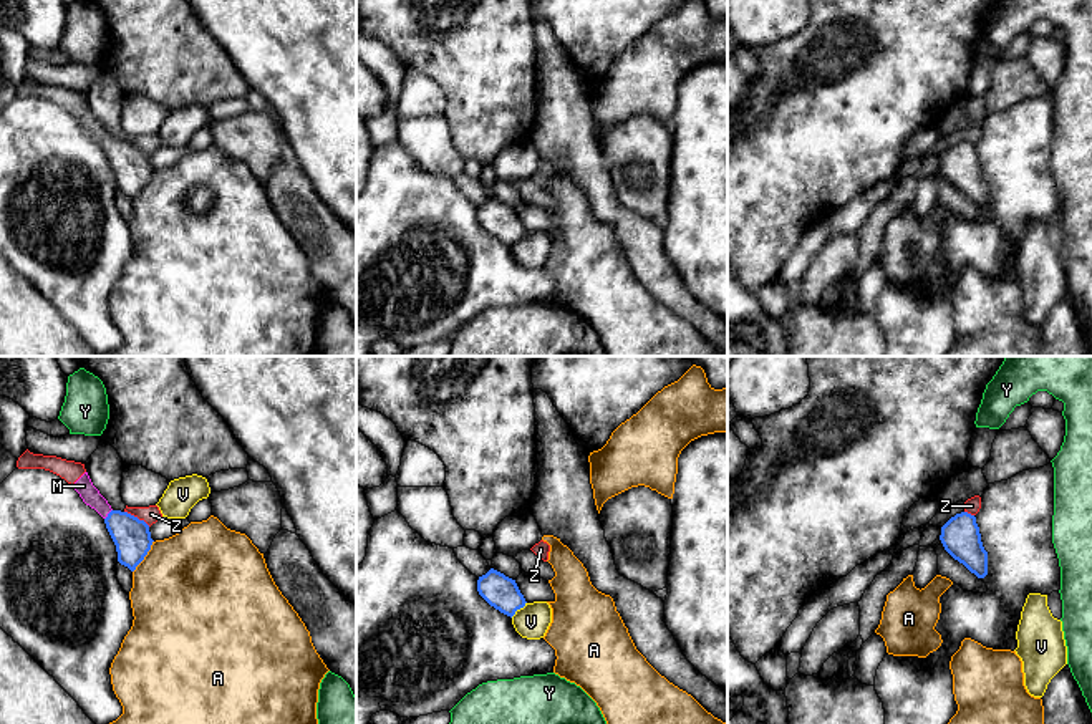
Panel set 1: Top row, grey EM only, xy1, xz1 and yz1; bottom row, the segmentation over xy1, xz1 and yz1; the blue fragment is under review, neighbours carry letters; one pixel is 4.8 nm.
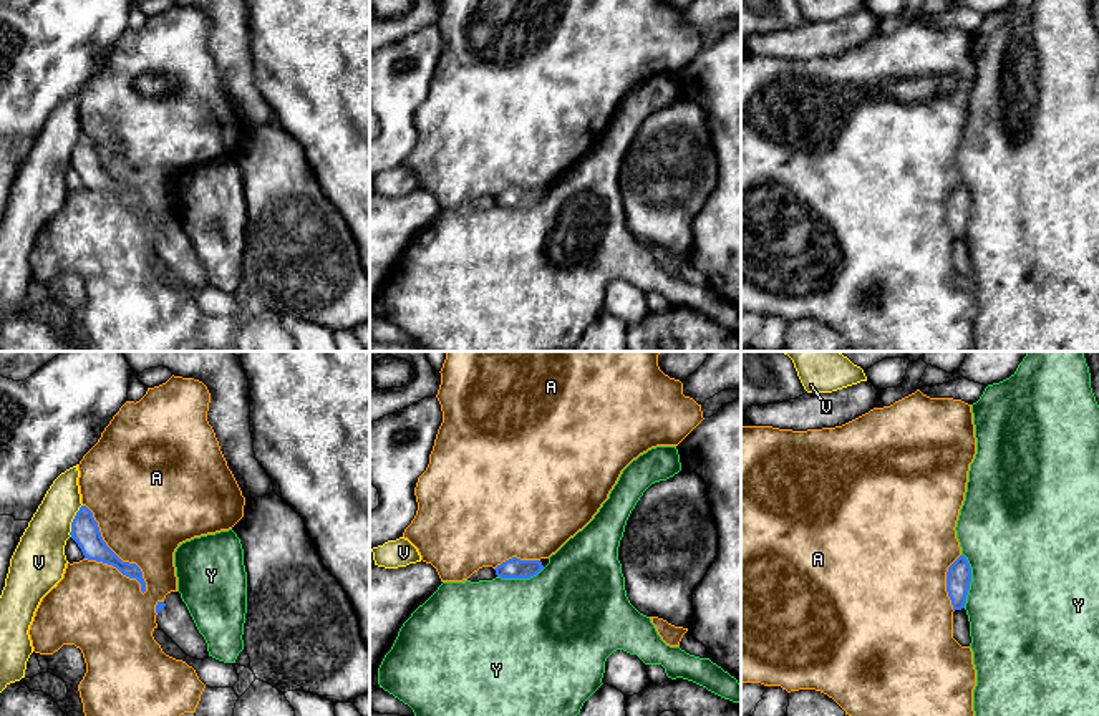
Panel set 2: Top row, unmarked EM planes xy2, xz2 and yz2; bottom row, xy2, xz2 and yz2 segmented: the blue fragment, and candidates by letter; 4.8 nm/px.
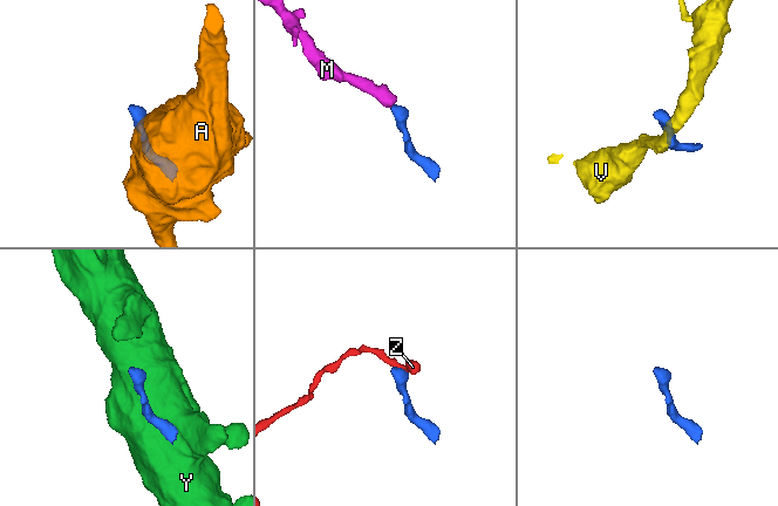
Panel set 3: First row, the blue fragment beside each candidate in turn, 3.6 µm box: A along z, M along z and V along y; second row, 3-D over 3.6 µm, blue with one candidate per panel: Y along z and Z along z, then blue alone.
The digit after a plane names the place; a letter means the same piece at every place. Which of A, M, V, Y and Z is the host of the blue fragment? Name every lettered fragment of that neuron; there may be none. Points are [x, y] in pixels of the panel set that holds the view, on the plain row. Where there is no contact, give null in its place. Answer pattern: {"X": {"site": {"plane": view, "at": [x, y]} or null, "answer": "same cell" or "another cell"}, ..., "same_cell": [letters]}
{"A": {"site": {"plane": "xy2", "at": [115, 183]}, "answer": "another cell"}, "M": {"site": {"plane": "xy1", "at": [108, 143]}, "answer": "same cell"}, "V": {"site": {"plane": "xy2", "at": [73, 149]}, "answer": "another cell"}, "Y": {"site": {"plane": "yz2", "at": [970, 209]}, "answer": "another cell"}, "Z": {"site": {"plane": "xy1", "at": [136, 146]}, "answer": "another cell"}, "same_cell": ["M"]}

